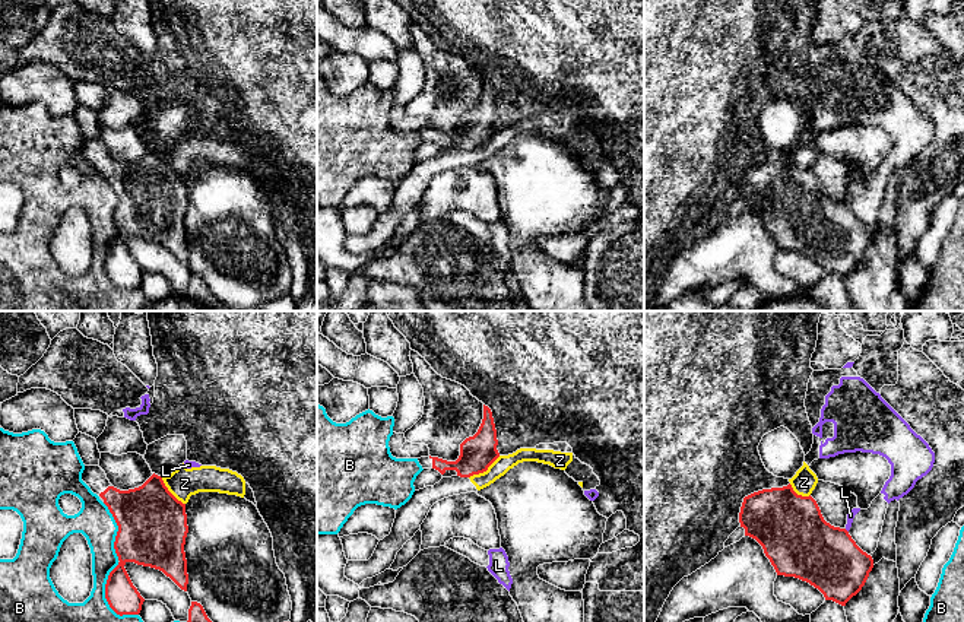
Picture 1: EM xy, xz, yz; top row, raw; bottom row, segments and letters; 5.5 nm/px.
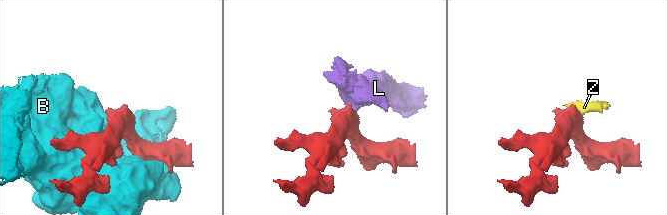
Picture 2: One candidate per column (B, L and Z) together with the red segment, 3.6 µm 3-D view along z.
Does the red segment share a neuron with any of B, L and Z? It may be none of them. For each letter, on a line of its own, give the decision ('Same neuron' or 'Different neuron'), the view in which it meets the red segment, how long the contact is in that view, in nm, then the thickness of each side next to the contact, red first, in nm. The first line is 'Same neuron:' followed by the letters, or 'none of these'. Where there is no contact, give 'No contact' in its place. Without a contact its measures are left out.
Same neuron: none of these
B: Different neuron. Touches red in xy. Shared border 320 nm. Thickness 180 nm (red) against 150 nm
L: Different neuron. Touches red in yz. Shared border 30 nm. Thickness 360 nm (red) against 50 nm
Z: Different neuron. Touches red in xz. Shared border 220 nm. Thickness 190 nm (red) against 90 nm

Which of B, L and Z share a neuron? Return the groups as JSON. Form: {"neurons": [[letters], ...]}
{"neurons": [["B"], ["L", "Z"]]}

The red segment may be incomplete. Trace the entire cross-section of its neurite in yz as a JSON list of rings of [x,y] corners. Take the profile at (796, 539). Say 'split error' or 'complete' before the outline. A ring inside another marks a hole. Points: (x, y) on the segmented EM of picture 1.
split error | [[[792,485],[754,492],[743,498],[739,523],[745,536],[755,539],[764,549],[777,575],[795,577],[818,588],[825,600],[841,606],[865,585],[873,565],[882,558],[897,562],[895,527],[900,502],[891,501],[887,508],[882,533],[873,553],[863,552],[846,529],[834,527],[821,514],[816,501],[797,495]]]

